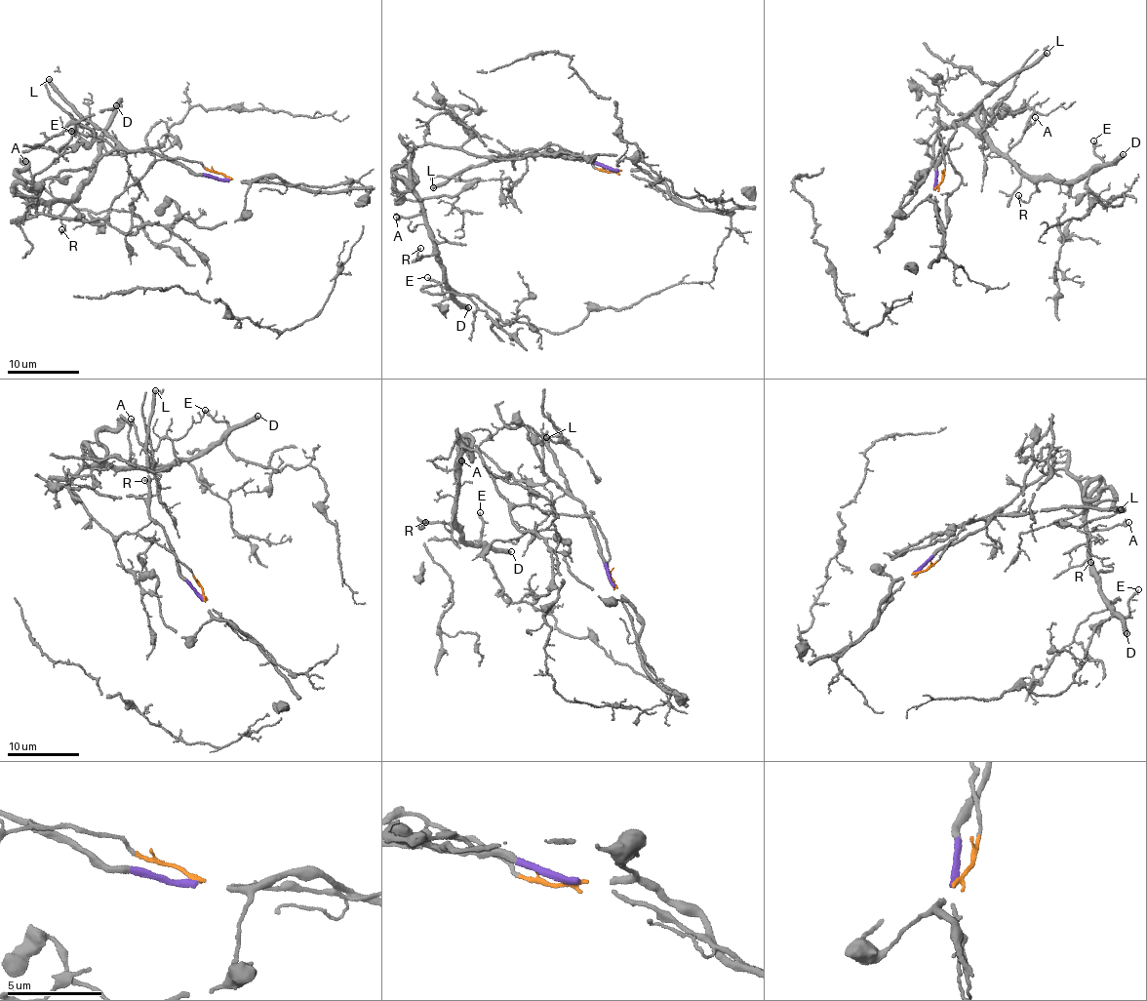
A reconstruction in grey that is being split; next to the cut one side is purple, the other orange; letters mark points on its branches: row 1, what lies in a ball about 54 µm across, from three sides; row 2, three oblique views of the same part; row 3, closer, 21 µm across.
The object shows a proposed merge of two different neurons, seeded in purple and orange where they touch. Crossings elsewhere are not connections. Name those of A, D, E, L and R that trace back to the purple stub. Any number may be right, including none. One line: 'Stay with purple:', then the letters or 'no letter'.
Stay with purple: L

